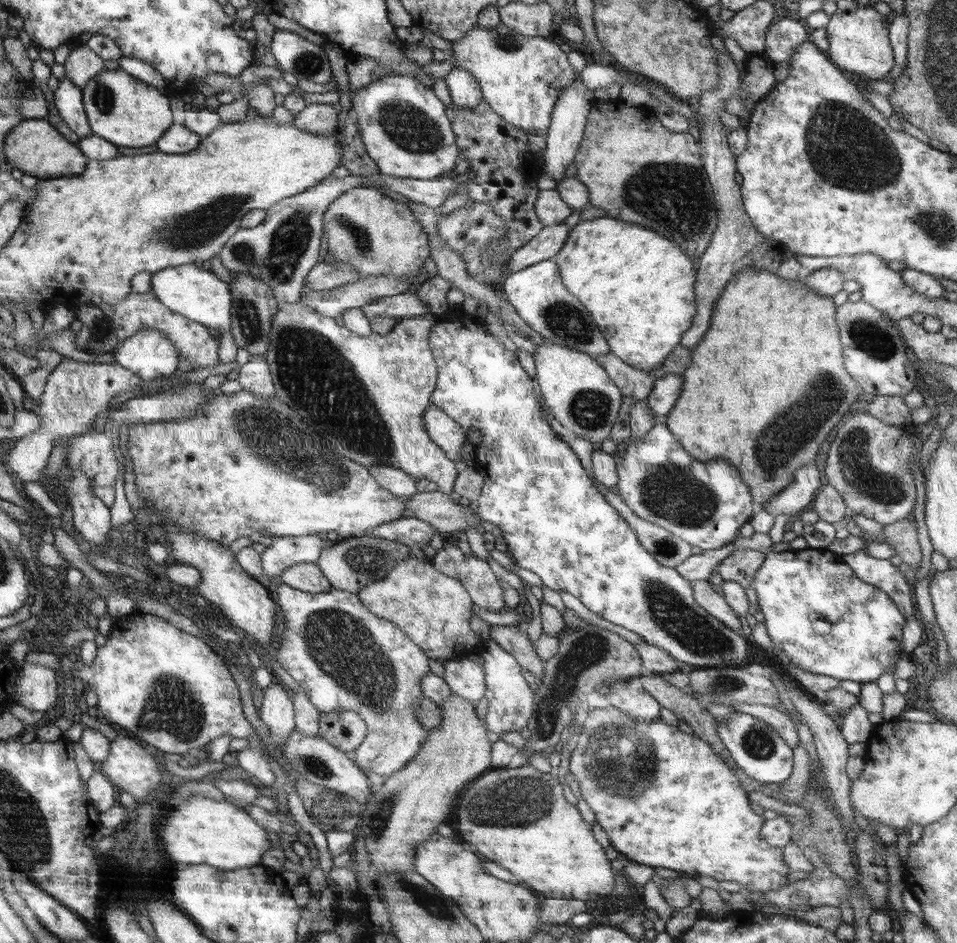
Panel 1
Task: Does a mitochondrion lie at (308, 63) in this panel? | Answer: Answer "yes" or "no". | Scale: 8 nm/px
yes

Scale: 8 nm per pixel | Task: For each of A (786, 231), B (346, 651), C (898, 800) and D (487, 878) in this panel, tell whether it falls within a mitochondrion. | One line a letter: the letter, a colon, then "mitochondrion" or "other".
A: other
B: mitochondrion
C: mitochondrion
D: other

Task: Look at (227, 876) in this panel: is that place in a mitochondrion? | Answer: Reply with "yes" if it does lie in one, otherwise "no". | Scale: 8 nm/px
no

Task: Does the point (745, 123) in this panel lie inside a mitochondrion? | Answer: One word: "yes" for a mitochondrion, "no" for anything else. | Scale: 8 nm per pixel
no

